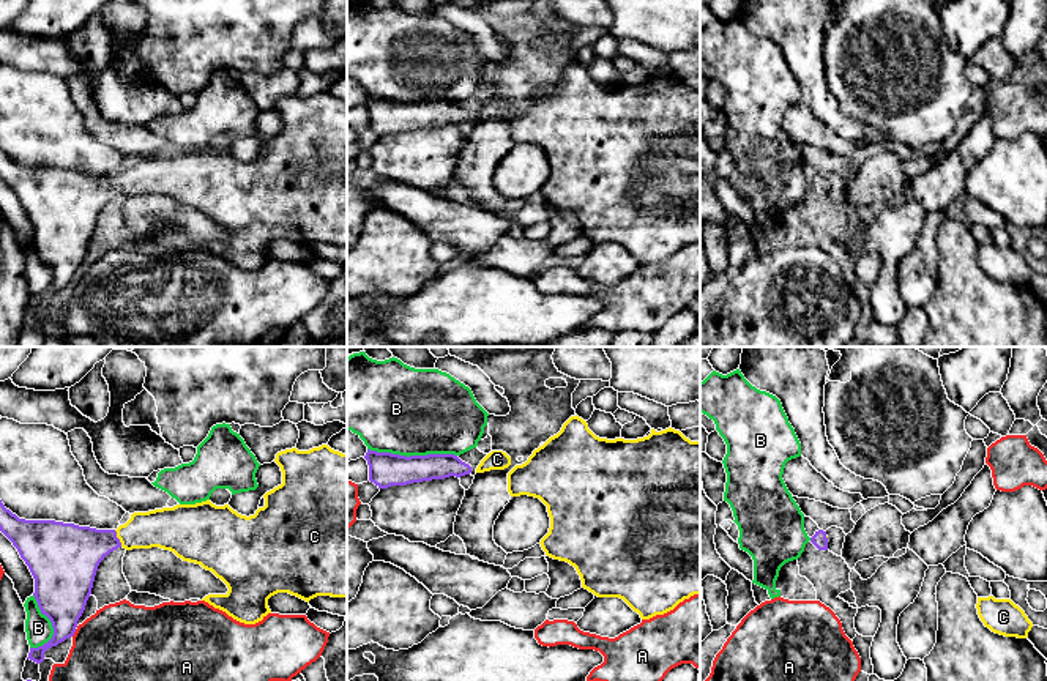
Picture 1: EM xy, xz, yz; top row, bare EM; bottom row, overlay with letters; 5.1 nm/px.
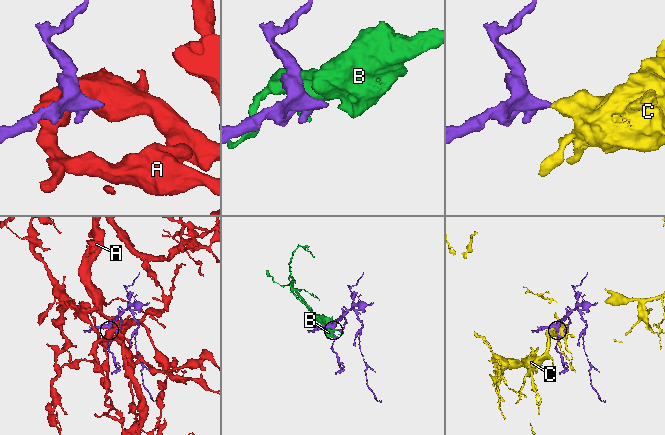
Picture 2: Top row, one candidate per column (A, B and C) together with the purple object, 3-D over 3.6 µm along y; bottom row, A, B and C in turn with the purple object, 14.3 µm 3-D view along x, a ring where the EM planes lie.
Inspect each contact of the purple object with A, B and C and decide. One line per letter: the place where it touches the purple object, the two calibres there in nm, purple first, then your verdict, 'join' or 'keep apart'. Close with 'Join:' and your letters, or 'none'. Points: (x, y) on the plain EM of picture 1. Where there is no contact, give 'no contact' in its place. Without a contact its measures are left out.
A: contact xy (74, 278); calibres 300 and 460 nm; keep apart
B: contact xz (412, 103); calibres 170 and 460 nm; keep apart
C: contact xy (117, 185); calibres 300 and 200 nm; join
Join: C

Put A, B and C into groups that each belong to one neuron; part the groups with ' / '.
A / B / C

